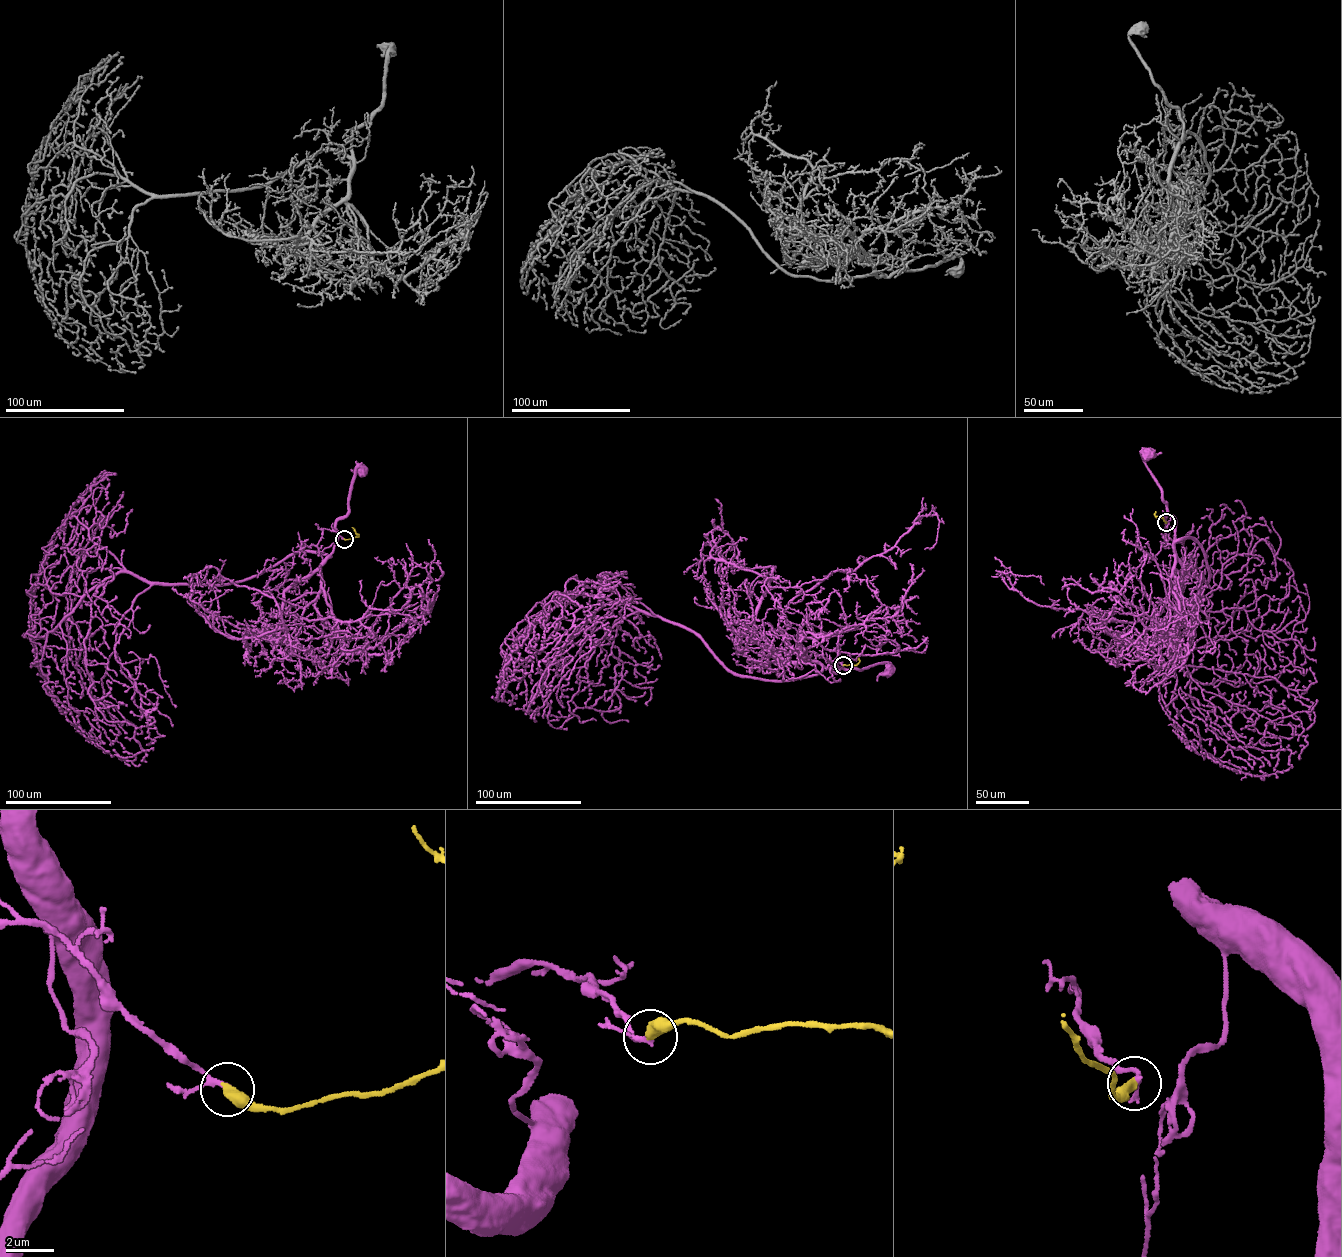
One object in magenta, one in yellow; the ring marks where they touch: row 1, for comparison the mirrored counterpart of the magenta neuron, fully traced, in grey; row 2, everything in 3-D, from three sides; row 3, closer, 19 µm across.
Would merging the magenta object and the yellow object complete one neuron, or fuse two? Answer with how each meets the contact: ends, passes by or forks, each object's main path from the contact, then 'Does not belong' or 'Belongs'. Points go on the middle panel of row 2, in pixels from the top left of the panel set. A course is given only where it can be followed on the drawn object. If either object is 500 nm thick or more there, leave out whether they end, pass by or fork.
At the ring magenta passes by. At the ring yellow ends. Course of magenta: (843, 665), (817, 655), (834, 662), (839, 670), (861, 671), (887, 662), (890, 668). Course of yellow: (843, 665), (856, 665), (857, 659). Belongs

